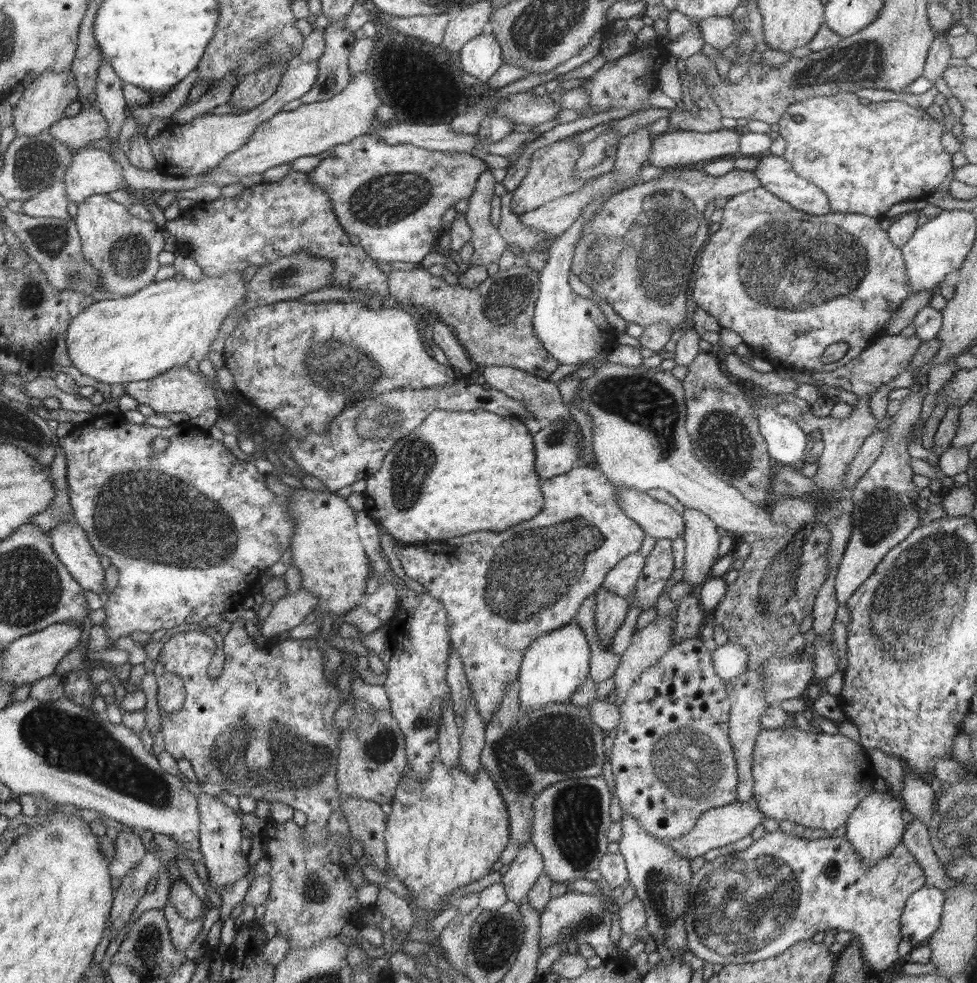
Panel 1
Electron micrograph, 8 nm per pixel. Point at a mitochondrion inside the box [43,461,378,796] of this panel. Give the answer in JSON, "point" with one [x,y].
{"point":[136,515]}

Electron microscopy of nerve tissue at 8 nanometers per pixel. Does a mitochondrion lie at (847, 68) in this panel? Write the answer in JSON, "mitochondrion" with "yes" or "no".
{"mitochondrion":"yes"}

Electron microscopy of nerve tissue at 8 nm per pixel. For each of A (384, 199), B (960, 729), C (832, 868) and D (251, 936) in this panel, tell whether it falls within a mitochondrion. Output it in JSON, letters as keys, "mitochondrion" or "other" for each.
{"A":"mitochondrion","B":"other","C":"other","D":"other"}

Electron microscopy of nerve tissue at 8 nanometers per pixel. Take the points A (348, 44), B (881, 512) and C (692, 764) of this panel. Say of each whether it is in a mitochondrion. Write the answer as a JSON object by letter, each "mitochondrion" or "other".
{"A":"other","B":"mitochondrion","C":"mitochondrion"}

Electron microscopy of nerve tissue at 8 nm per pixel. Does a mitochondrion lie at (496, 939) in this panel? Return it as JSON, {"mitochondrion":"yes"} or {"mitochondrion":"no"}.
{"mitochondrion":"yes"}

